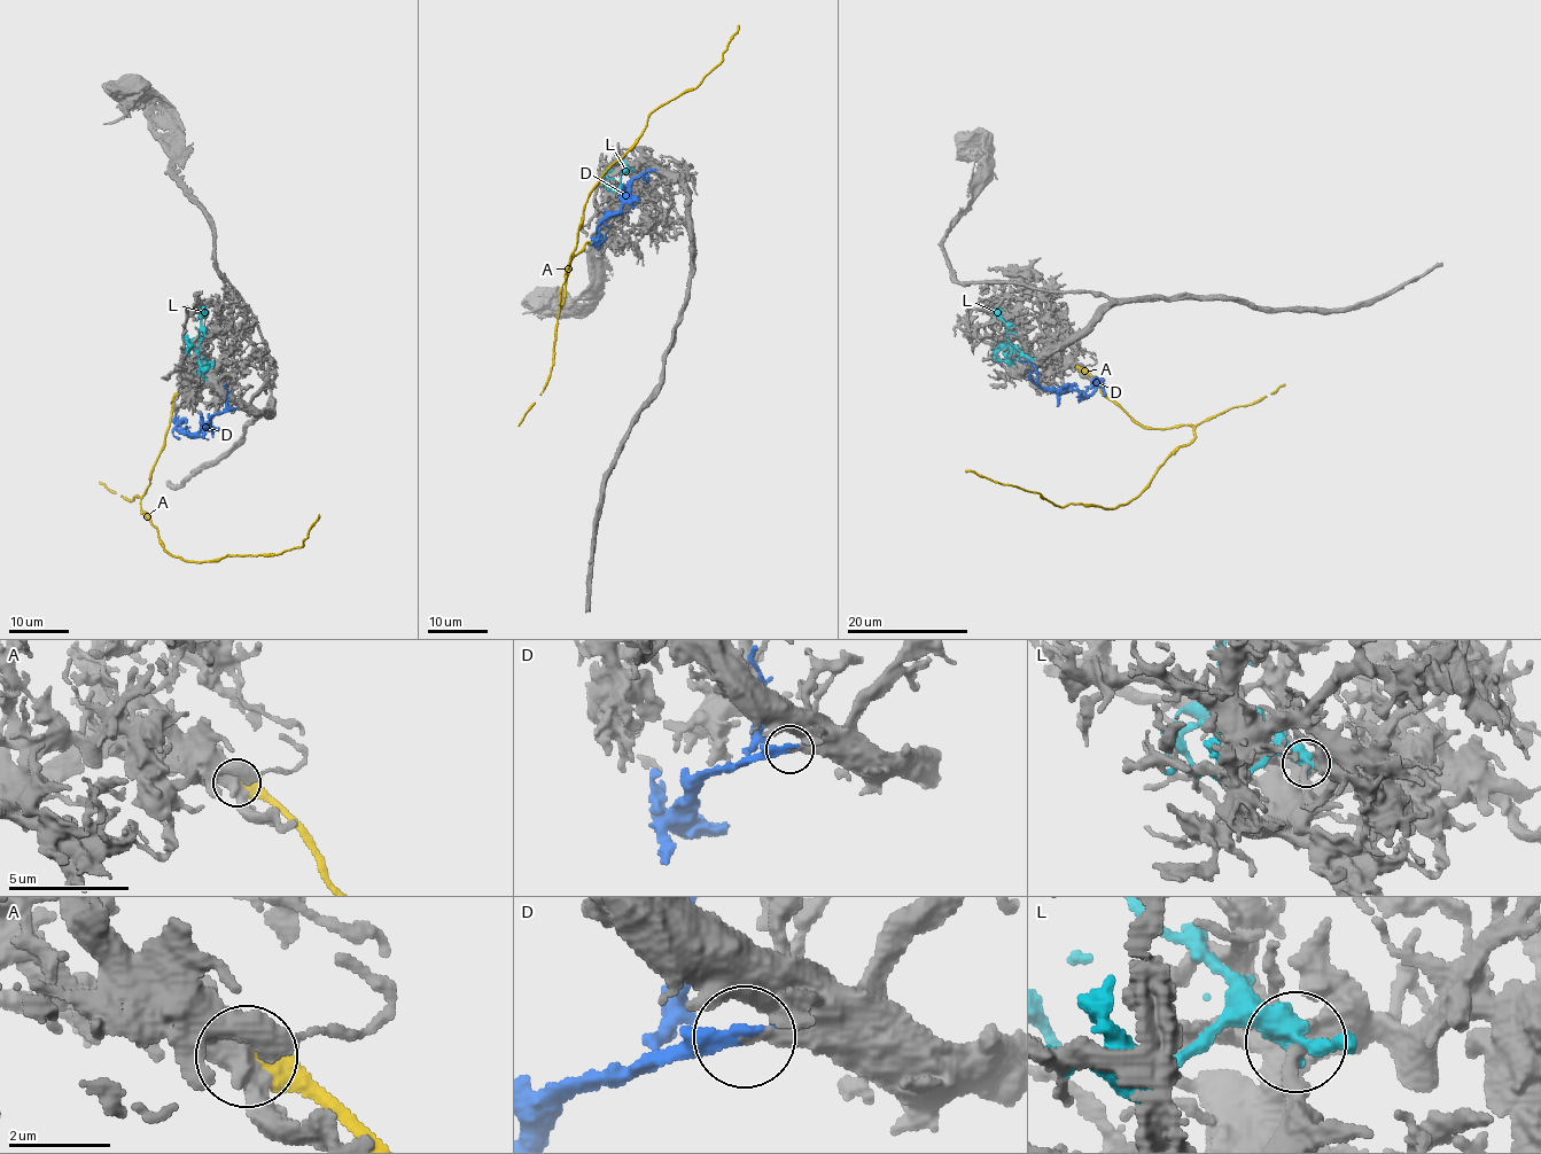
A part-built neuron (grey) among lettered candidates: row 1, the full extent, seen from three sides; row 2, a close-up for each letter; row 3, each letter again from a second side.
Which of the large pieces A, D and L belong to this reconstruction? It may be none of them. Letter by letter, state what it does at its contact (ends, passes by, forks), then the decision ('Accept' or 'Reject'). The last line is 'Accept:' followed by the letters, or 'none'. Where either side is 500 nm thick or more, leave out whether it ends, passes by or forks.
A: Reject
D: It ends there. Accept
L: It passes by. Reject
Accept: D

